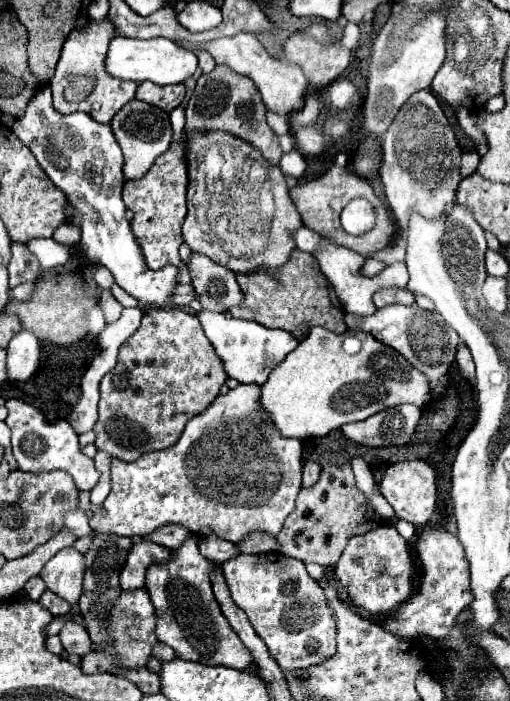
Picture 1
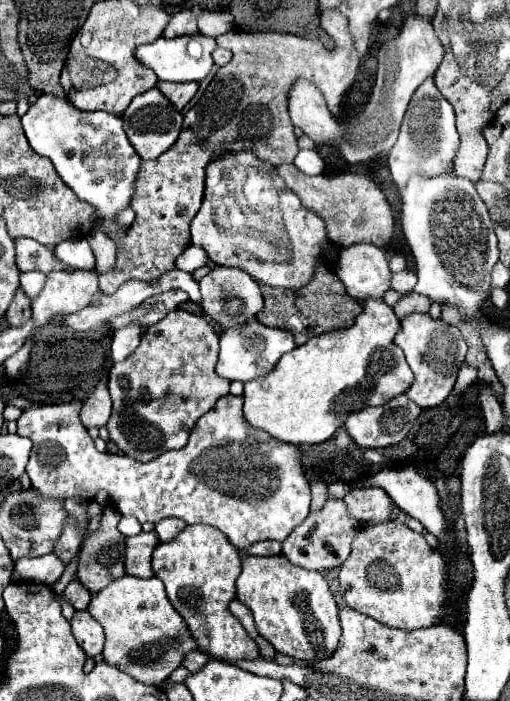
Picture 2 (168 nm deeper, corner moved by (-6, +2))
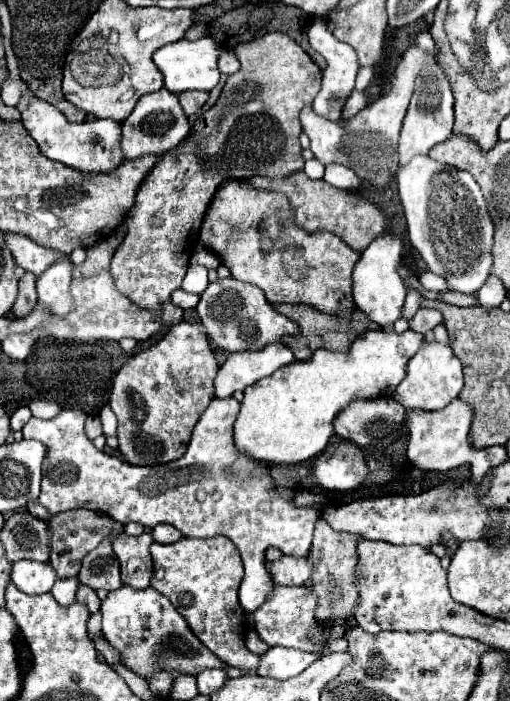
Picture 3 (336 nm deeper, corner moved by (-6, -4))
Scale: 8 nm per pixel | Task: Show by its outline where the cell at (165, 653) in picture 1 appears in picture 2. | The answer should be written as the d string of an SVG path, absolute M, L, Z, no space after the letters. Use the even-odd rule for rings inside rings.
M190 652L190 656L186 656L184 660L184 668L188 668L190 672L198 672L202 670L202 666L210 660L210 654L204 654L204 652Z

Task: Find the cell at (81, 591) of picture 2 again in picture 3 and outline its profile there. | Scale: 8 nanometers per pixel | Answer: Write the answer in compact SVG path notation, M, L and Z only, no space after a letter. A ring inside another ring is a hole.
M78 586L78 592L76 592L76 602L82 602L88 610L90 610L90 614L96 614L98 610L100 610L100 598L96 596L96 592L92 590L92 588L88 588L88 586Z

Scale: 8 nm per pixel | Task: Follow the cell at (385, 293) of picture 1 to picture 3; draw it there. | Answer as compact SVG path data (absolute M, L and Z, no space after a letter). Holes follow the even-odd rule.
M420 308L416 312L416 316L410 320L410 330L420 332L420 334L428 334L428 332L432 332L432 328L436 324L442 324L442 314L438 310Z

